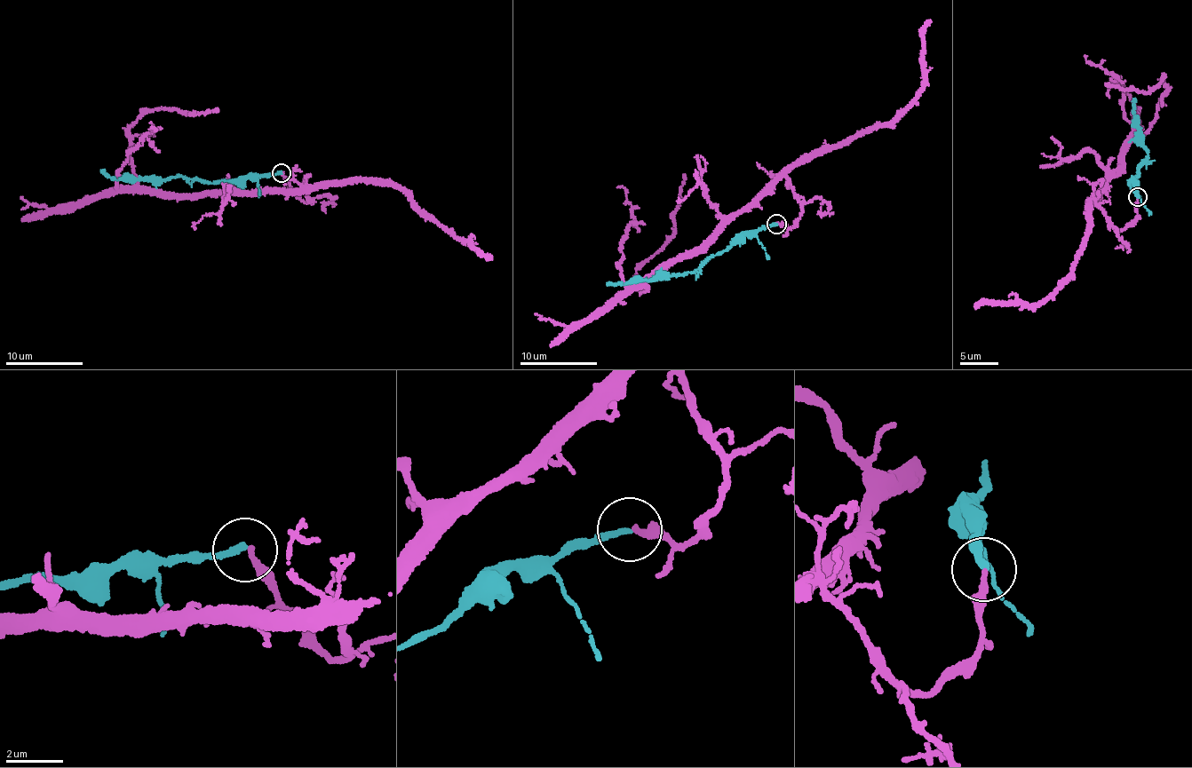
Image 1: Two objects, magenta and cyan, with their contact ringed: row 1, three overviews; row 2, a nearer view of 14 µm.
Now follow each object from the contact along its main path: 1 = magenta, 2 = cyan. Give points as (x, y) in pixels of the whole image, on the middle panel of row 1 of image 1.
1: (777, 224), (795, 225), (799, 213), (783, 176), (641, 291), (638, 269), (674, 233), (685, 174)
2: (777, 224), (735, 236), (724, 251), (711, 256), (693, 272), (607, 284)

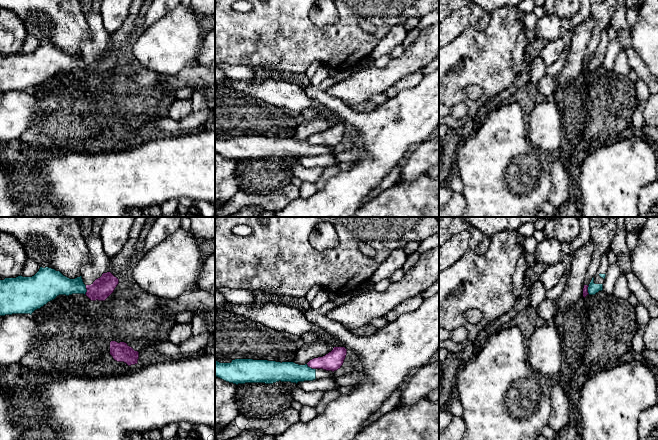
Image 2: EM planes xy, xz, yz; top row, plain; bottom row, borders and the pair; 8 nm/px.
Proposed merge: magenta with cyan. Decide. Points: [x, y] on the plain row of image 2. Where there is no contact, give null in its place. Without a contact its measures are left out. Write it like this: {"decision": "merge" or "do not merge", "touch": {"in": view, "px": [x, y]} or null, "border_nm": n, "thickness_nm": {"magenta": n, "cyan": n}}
{"decision": "do not merge", "touch": {"in": "xz", "px": [311, 143]}, "border_nm": 90, "thickness_nm": {"magenta": 150, "cyan": 160}}

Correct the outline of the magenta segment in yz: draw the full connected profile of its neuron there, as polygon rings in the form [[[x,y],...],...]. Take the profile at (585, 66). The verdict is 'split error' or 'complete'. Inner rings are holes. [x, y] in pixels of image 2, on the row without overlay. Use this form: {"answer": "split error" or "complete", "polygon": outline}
{"answer": "split error", "polygon": [[[590,0],[590,6],[590,15],[594,19],[594,27],[592,30],[592,37],[588,43],[584,57],[584,74],[589,71],[588,61],[590,60],[592,54],[596,51],[600,37],[603,32],[611,26],[611,21],[617,7],[617,0]]]}

